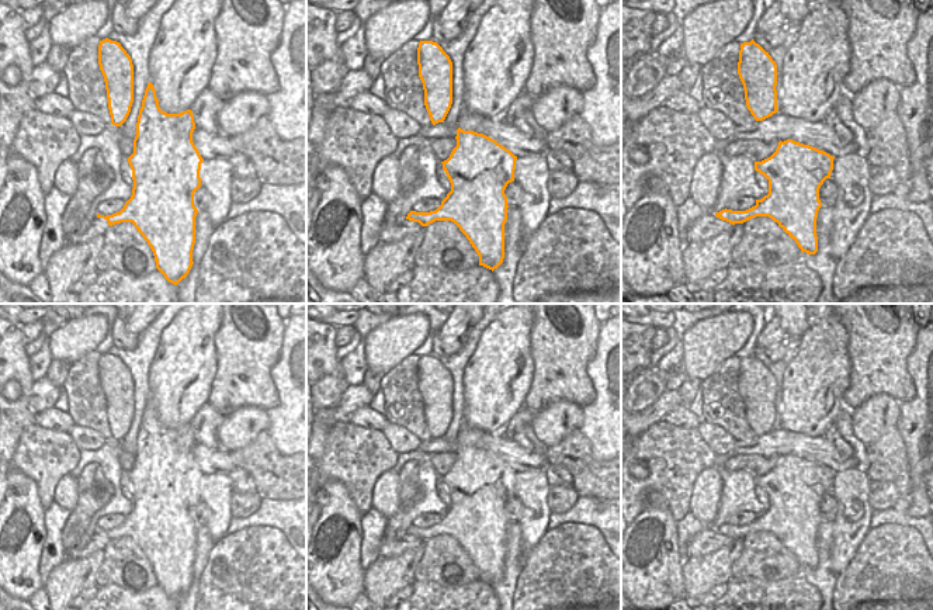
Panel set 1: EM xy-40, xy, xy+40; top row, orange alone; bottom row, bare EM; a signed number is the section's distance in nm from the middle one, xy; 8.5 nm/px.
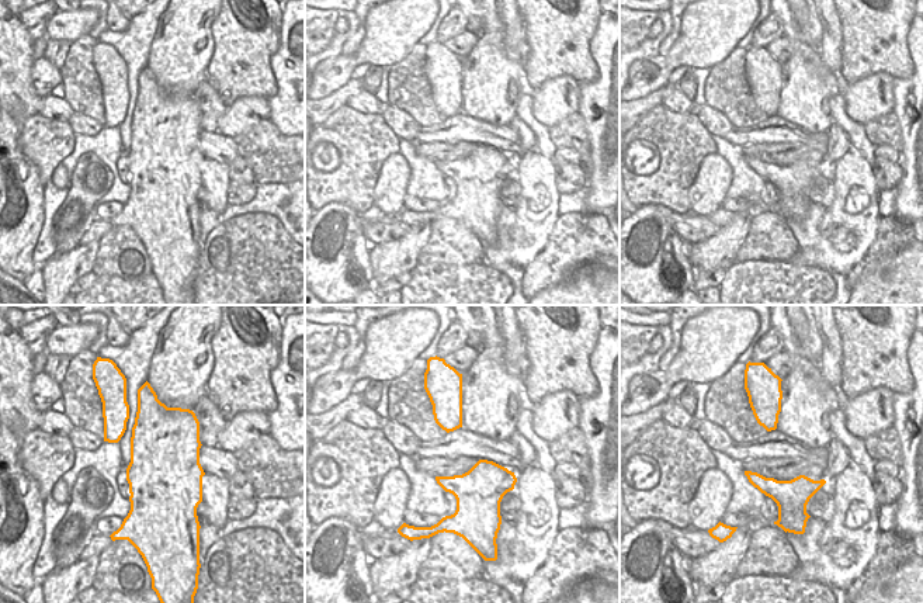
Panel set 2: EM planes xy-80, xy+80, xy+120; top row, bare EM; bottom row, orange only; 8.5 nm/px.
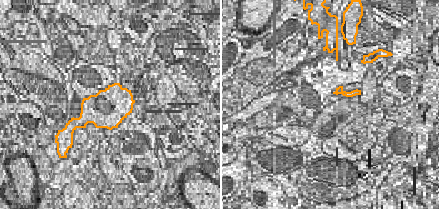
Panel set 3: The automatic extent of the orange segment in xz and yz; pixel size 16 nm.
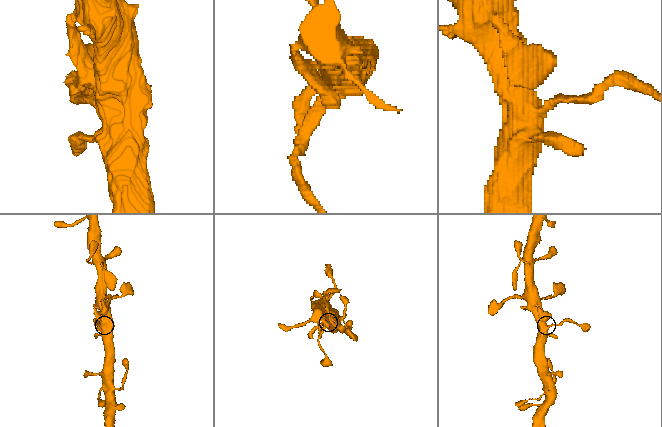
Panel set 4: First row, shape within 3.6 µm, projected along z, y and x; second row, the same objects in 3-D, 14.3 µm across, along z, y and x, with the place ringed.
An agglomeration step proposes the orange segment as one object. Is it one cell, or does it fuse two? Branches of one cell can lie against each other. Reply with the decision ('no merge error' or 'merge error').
no merge error

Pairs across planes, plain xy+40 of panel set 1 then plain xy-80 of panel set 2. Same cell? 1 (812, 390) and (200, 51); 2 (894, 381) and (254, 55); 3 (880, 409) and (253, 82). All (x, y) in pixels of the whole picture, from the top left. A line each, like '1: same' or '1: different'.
1: same
2: same
3: different

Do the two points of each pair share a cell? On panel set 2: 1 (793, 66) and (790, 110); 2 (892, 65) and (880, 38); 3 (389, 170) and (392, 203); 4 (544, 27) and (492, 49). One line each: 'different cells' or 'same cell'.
1: same cell
2: same cell
3: same cell
4: different cells

